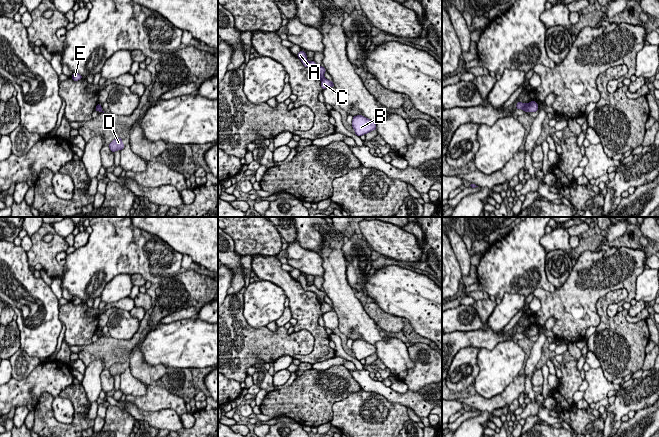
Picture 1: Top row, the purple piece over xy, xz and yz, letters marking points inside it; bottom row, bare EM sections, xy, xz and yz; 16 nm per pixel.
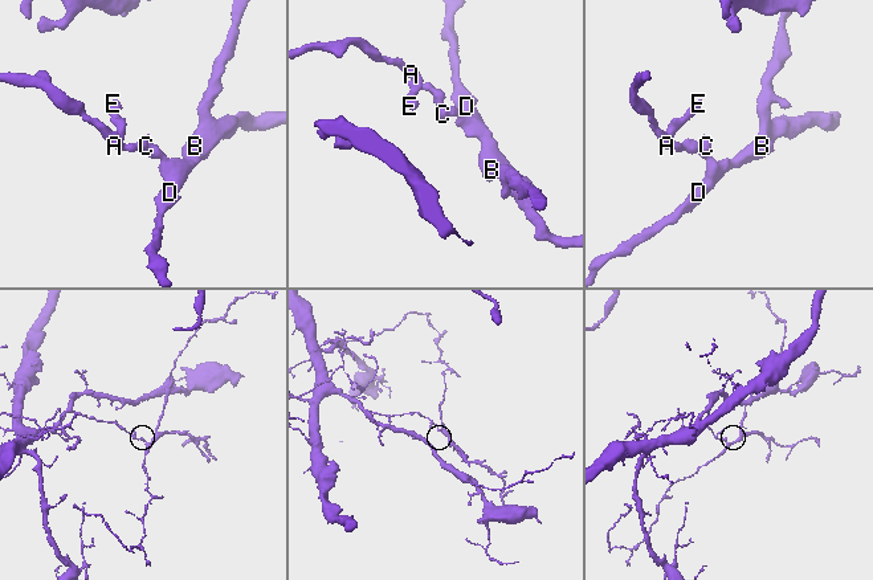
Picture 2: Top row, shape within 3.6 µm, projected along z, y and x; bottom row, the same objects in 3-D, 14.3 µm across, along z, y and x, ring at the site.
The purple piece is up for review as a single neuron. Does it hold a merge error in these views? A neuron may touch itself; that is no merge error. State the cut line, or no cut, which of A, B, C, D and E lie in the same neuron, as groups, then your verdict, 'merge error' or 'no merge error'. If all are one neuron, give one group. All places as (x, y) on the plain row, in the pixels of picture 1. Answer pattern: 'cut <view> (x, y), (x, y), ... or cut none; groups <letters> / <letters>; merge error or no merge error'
cut yz (528, 328), (527, 335); groups A E / B C D; merge error

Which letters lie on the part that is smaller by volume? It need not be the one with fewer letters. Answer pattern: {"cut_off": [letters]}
{"cut_off": ["B", "C", "D"]}

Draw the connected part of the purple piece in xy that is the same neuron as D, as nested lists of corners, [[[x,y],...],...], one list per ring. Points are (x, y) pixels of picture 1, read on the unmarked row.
[[[122,362],[114,363],[110,368],[109,372],[114,377],[117,374],[122,374],[125,369],[122,367]]]

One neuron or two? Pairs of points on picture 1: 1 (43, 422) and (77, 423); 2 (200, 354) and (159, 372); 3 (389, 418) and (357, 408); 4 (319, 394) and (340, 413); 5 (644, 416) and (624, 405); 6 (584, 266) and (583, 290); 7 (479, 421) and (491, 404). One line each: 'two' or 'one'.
1: one
2: two
3: one
4: two
5: two
6: one
7: two

